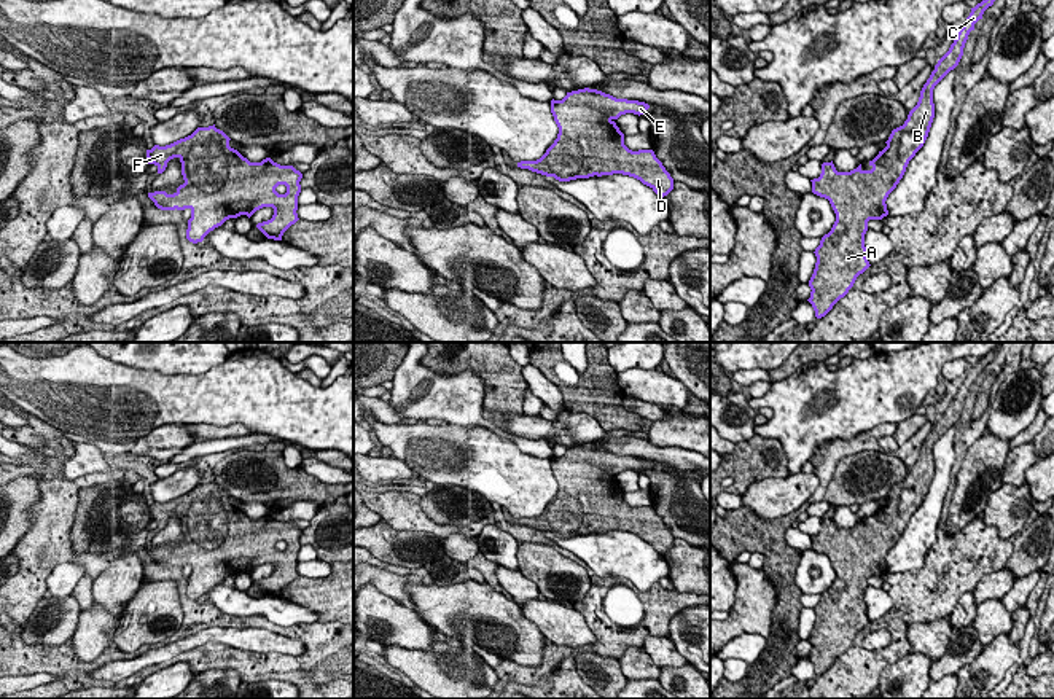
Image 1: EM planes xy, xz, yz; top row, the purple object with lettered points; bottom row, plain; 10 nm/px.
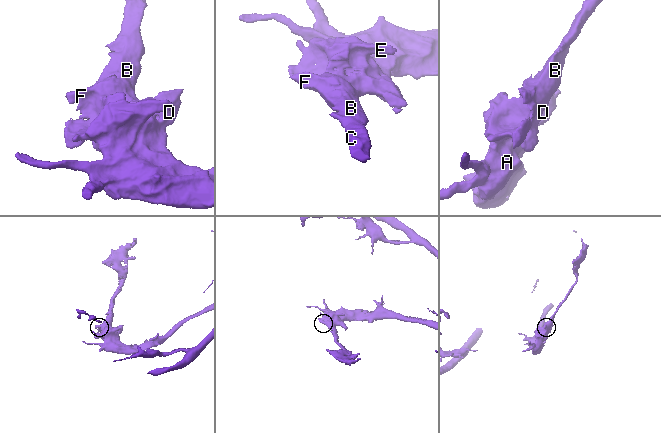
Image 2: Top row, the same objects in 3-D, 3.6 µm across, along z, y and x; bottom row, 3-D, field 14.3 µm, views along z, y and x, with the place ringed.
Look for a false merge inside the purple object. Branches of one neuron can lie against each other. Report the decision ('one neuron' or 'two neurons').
one neuron

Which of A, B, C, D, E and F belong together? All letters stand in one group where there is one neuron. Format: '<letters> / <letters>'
A B C D E F

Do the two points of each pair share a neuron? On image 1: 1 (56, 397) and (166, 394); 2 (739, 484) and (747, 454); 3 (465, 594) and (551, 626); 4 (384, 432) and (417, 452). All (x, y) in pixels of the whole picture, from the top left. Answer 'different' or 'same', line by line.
1: same
2: same
3: different
4: same

